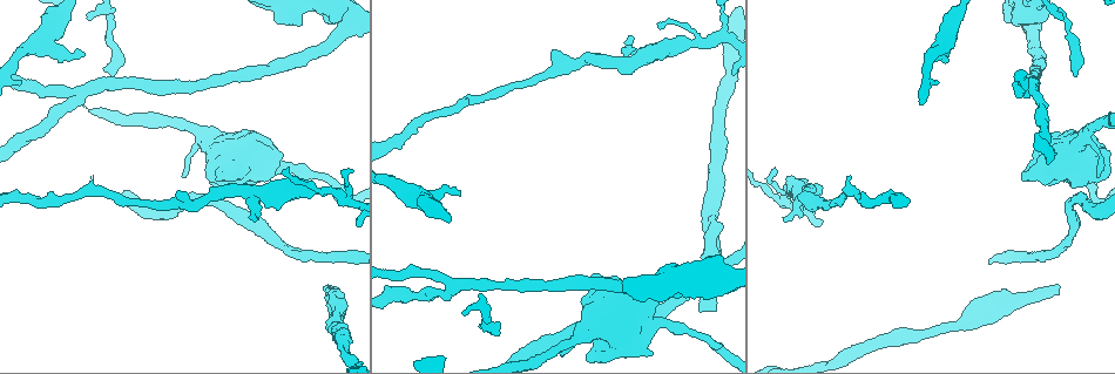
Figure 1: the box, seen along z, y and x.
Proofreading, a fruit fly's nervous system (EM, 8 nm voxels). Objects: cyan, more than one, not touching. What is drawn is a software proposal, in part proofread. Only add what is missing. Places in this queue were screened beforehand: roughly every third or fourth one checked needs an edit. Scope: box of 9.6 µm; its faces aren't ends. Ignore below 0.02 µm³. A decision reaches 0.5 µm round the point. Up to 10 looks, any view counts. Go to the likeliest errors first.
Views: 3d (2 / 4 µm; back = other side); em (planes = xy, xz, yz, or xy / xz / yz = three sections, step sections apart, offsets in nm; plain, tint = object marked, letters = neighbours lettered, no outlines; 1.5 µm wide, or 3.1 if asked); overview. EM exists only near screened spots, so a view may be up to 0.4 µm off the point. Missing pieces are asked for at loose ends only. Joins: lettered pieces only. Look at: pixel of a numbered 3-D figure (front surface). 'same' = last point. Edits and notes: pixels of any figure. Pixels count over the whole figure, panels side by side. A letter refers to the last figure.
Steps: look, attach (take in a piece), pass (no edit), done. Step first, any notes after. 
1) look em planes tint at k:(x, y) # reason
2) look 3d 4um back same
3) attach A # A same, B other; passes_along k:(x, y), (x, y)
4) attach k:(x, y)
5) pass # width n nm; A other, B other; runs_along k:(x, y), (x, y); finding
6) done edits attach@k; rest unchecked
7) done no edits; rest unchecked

look em planes plain at 1:(85, 55) # branch stops here

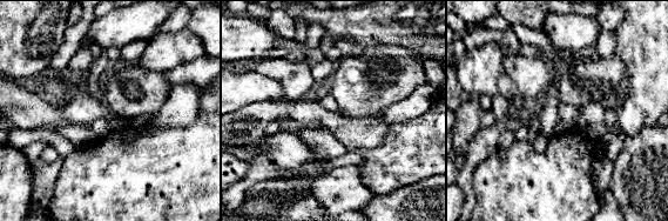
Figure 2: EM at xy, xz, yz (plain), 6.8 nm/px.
look em planes letters same # what lies round it

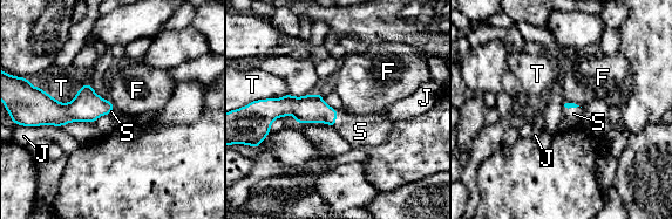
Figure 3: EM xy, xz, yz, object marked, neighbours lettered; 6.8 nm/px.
attach S # longest_contact T 240 nm; F other, J other, S same, T other; passes_along 3:(565, 104), (571, 108), (574, 114); the neuron continues

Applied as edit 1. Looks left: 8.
look em planes letters at 1:(713, 309)

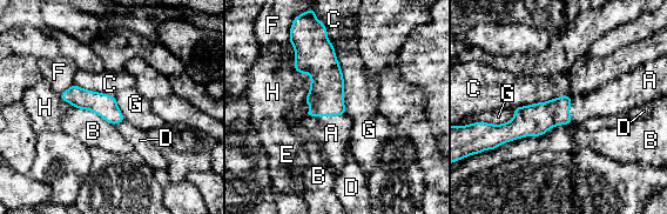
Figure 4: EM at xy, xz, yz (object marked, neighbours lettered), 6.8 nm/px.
attach A # width 150 nm; A same, B other, C other, D other, E other, F other, G other, H other; passes_along 4:(327, 91), (324, 115), (331, 133); the neuron continues

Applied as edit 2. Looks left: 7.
look 3d 2um at 1:(184, 174) # thin end

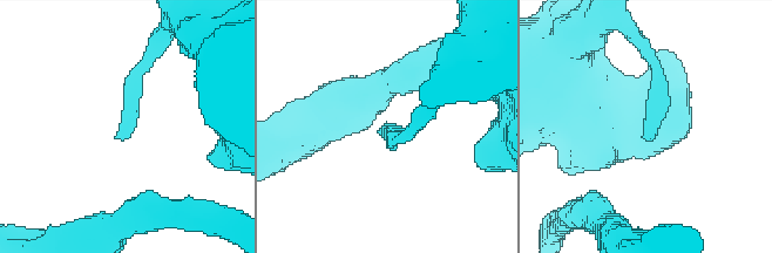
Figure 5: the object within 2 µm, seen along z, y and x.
look em xz step 4 letters at 5:(122, 134) # now the EM

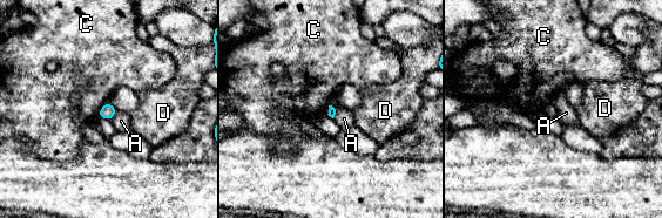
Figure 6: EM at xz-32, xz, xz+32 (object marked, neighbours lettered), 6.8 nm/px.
pass # A other, C other, D other; border 6:(108, 102), (98, 115); none of them fits

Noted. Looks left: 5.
look 3d 4um at 1:(675, 266) # free end

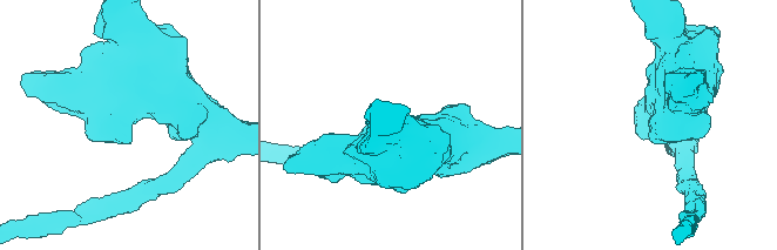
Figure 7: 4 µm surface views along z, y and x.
look em xz step 4 letters at 7:(654, 140) # need the tissue

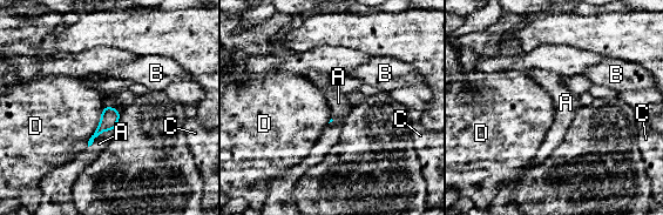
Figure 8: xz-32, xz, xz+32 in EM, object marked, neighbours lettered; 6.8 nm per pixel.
look em xy step 4 letters same

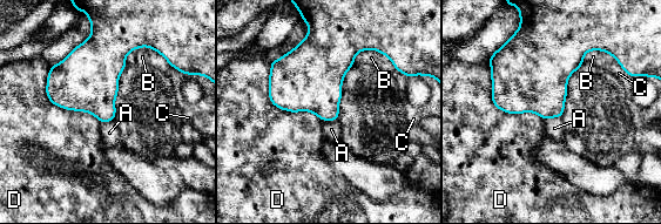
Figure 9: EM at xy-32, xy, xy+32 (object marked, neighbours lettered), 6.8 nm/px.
pass # width 220 nm; A other, B other, C other, D other; border 9:(560, 117), (547, 117), (545, 120); no lettered piece goes on from it

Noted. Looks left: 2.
done edits attach@3, attach@4; rest unchecked

